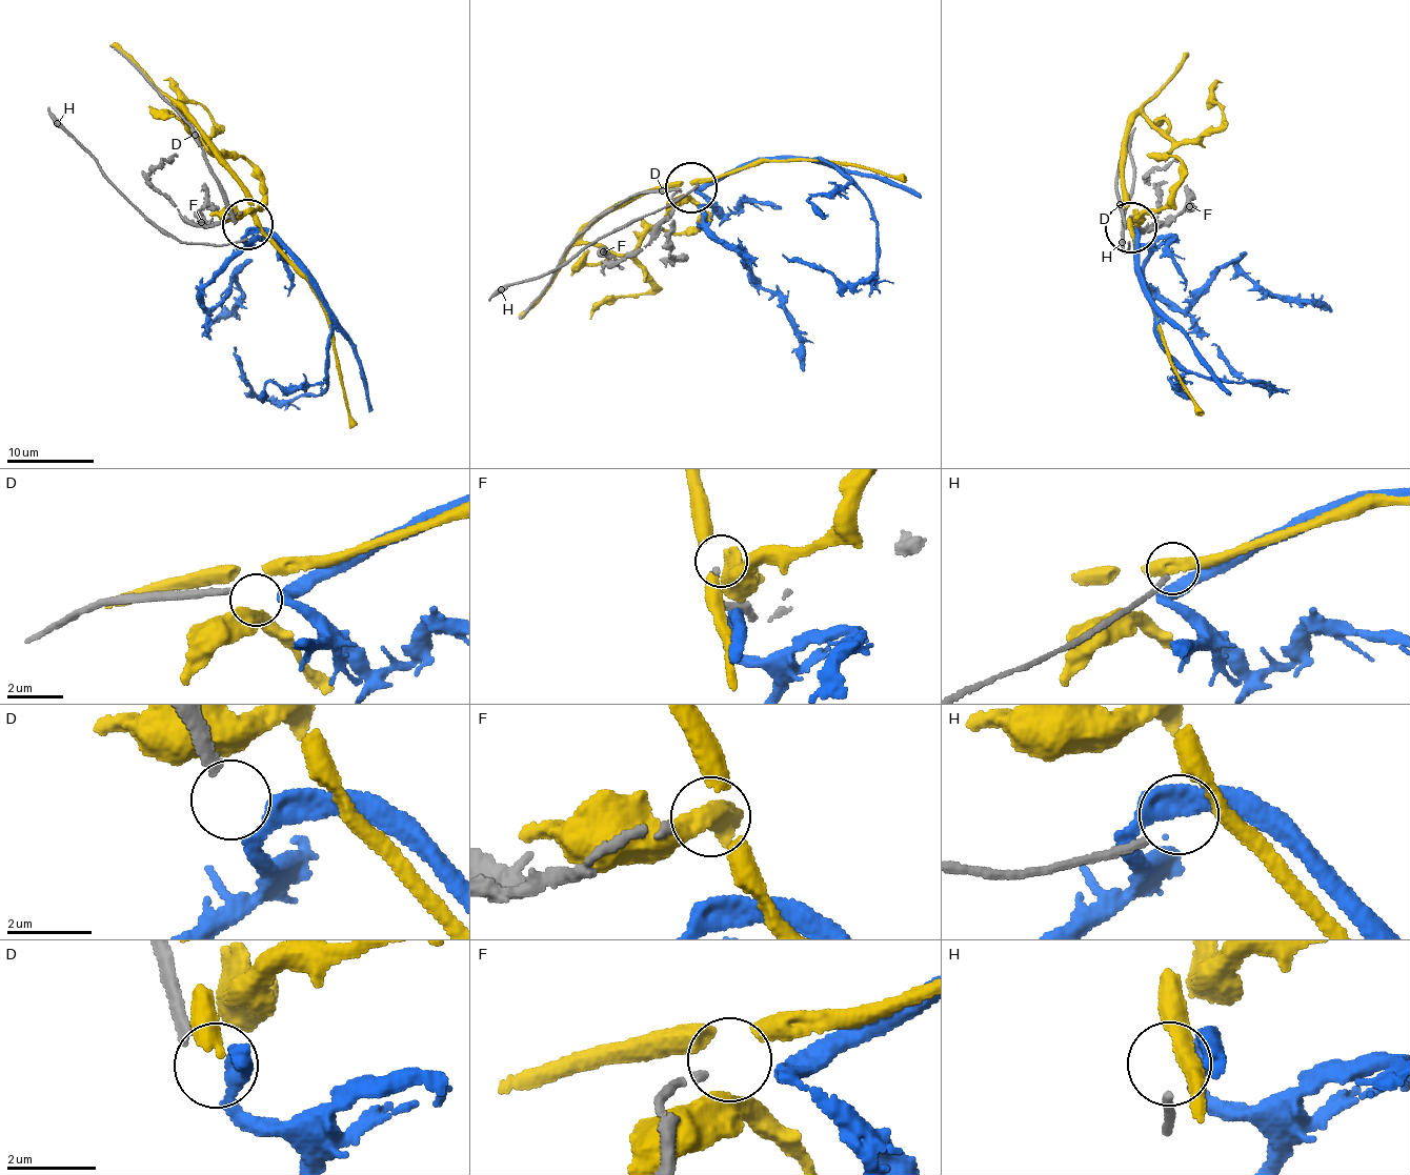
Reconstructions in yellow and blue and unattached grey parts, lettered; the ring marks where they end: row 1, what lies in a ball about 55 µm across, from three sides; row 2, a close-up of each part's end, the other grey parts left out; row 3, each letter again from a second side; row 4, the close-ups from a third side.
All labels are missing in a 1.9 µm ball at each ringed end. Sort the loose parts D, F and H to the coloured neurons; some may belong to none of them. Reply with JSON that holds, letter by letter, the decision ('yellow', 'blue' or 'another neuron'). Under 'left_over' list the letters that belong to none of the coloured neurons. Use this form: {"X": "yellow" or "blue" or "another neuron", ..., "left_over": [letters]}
{"D": "blue", "F": "another neuron", "H": "another neuron", "left_over": ["F", "H"]}

